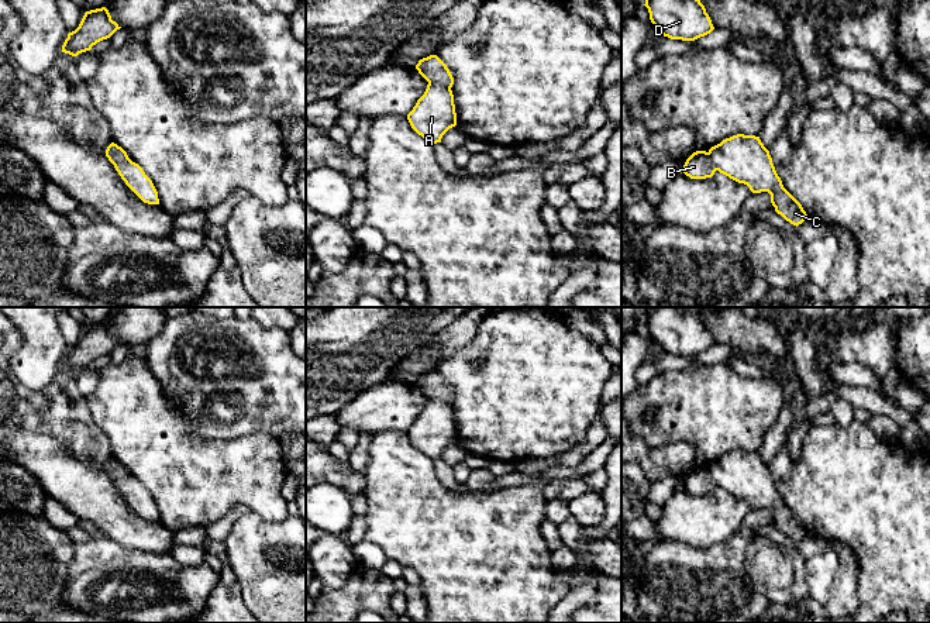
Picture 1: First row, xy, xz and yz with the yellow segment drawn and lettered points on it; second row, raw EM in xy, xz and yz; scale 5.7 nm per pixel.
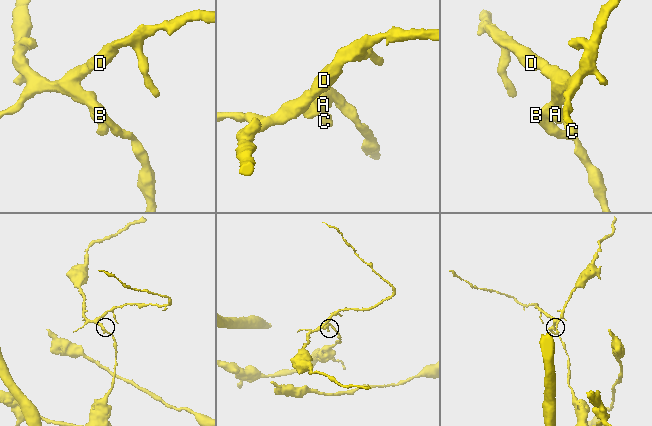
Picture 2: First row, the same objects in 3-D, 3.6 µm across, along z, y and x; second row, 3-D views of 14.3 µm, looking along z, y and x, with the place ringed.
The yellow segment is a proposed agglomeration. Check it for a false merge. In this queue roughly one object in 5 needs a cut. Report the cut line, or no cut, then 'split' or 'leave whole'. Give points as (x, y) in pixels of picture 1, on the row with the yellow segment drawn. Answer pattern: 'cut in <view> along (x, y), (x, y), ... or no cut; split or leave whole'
cut in xz along (429, 82), (445, 85), (450, 89); split

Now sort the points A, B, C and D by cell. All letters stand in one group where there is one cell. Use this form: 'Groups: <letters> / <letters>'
Groups: A C D / B

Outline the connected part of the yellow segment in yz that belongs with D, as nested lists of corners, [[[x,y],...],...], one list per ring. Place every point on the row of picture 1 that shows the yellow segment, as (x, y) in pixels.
[[[645,0],[650,20],[659,35],[695,41],[714,27],[700,0]]]

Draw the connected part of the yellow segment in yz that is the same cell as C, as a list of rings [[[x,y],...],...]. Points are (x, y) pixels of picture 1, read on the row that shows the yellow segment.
[[[733,135],[712,147],[709,156],[720,173],[747,185],[752,193],[768,192],[775,211],[790,224],[798,227],[807,218],[802,204],[783,187],[760,137]]]

